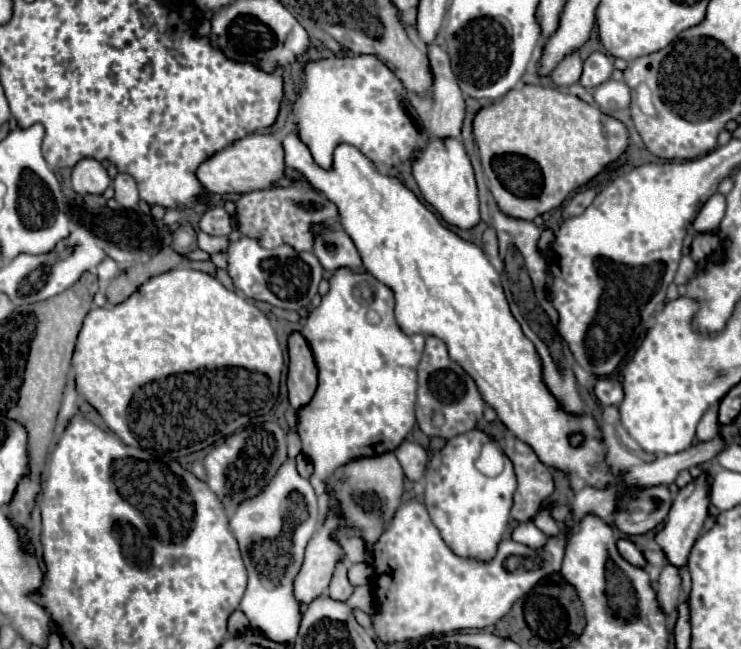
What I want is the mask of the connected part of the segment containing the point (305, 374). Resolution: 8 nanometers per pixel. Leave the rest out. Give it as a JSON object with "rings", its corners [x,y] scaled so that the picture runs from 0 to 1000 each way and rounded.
{"rings":[[[397,512],[389,521],[389,539],[391,539],[389,610],[391,610],[391,626],[397,632],[405,632],[421,616],[426,604],[429,570],[426,570],[426,561],[413,524],[402,512]]]}

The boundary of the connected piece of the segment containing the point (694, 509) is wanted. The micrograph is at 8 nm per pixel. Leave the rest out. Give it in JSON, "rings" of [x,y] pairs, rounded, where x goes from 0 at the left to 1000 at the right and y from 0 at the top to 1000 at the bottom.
{"rings":[[[947,727],[928,749],[918,752],[918,758],[912,761],[910,777],[904,783],[904,792],[901,792],[901,798],[896,804],[896,814],[883,829],[888,844],[896,851],[901,869],[907,869],[912,875],[920,875],[920,872],[928,869],[931,847],[934,847],[939,829],[947,820],[947,810],[950,810],[950,801],[953,801],[953,792],[955,792],[955,777],[958,777],[958,743],[955,743],[953,727]]]}

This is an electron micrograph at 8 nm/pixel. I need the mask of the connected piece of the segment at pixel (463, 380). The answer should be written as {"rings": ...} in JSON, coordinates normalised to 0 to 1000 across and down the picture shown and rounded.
{"rings":[[[578,518],[570,555],[564,561],[564,604],[561,604],[561,647],[567,663],[575,672],[594,672],[594,675],[613,675],[615,669],[637,663],[653,635],[653,613],[648,610],[640,586],[626,573],[623,564],[607,555],[602,542],[602,530],[588,521]]]}

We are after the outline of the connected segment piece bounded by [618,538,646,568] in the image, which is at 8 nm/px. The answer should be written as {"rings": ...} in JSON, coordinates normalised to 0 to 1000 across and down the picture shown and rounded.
{"rings":[[[845,829],[834,832],[834,847],[837,847],[837,854],[839,854],[850,869],[864,872],[864,875],[872,875],[872,860],[869,860],[869,854],[864,854],[864,847],[858,844],[858,838],[853,838],[850,832],[845,832]]]}

